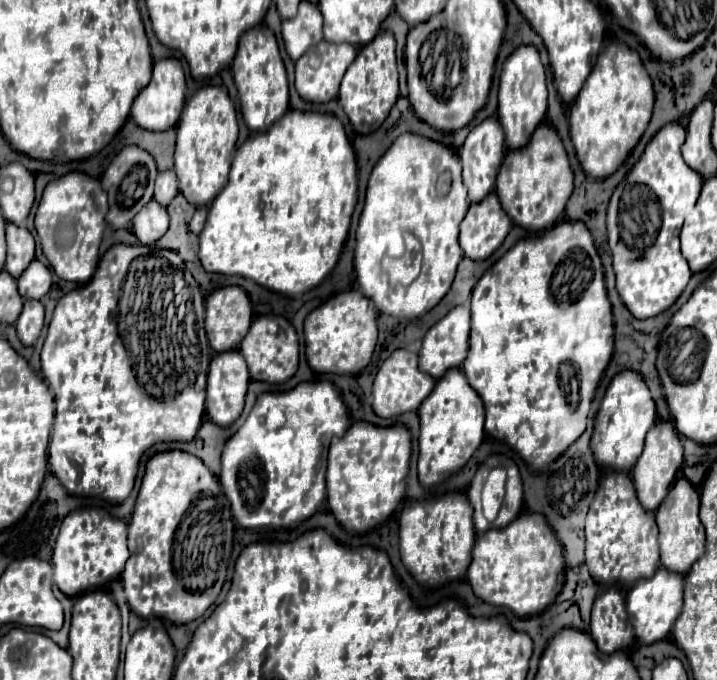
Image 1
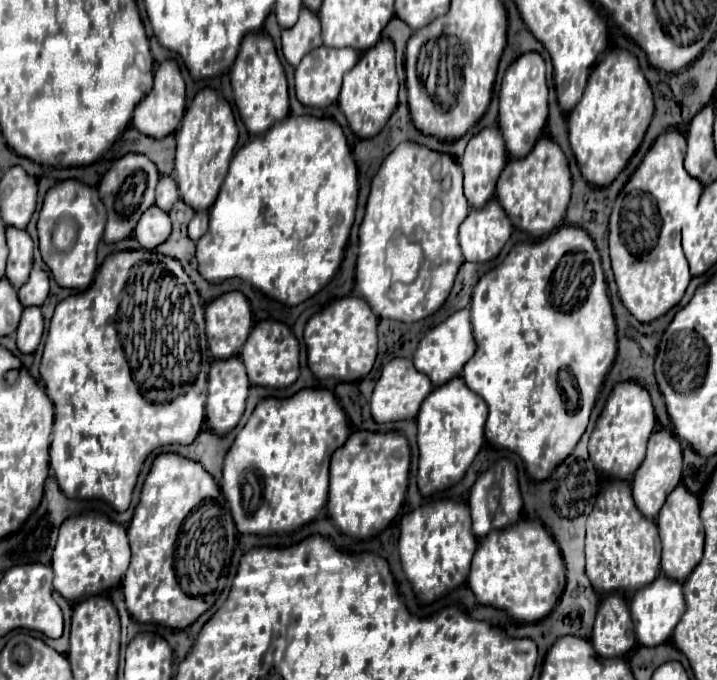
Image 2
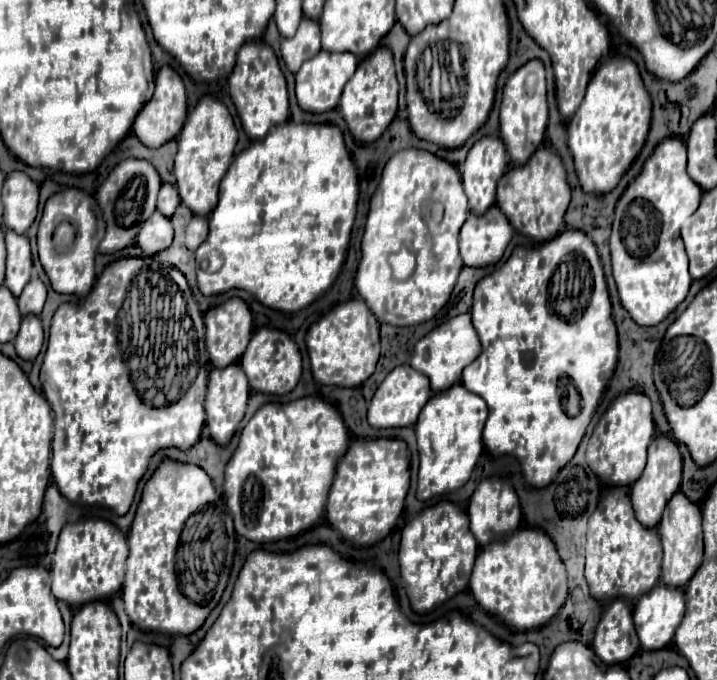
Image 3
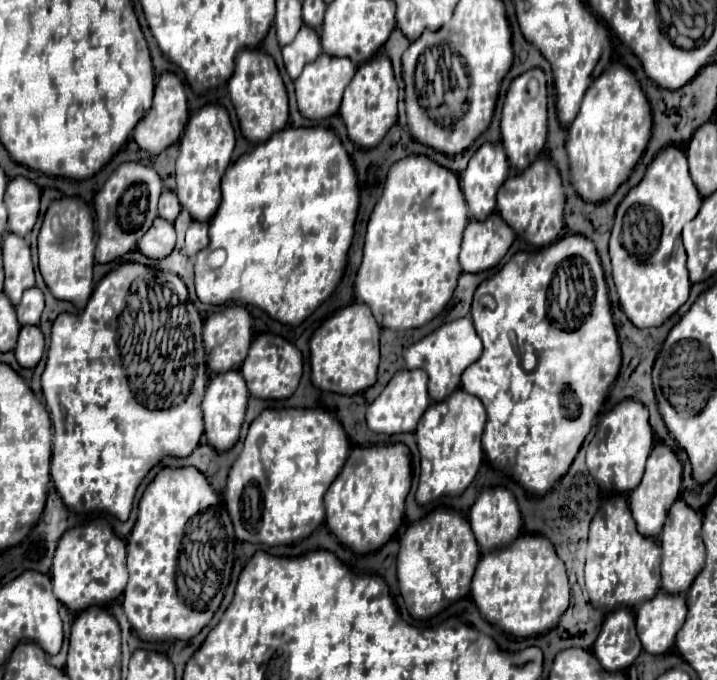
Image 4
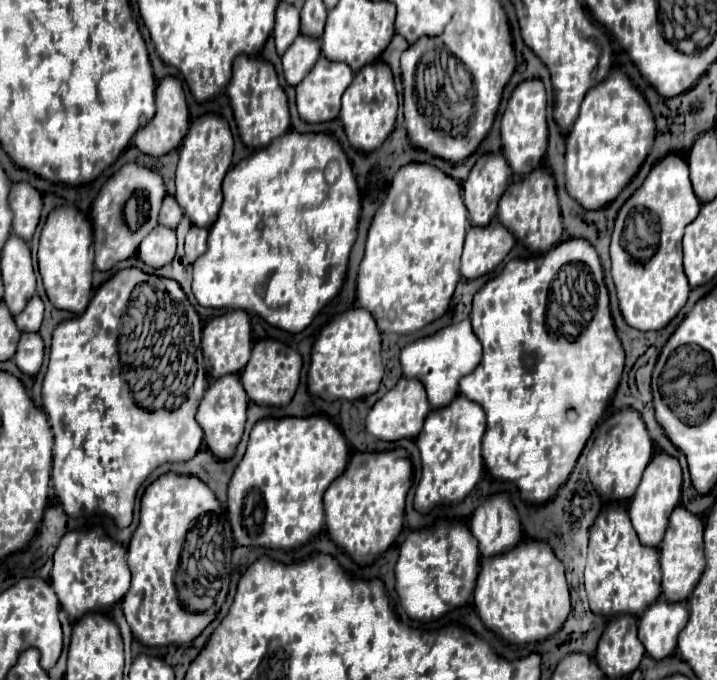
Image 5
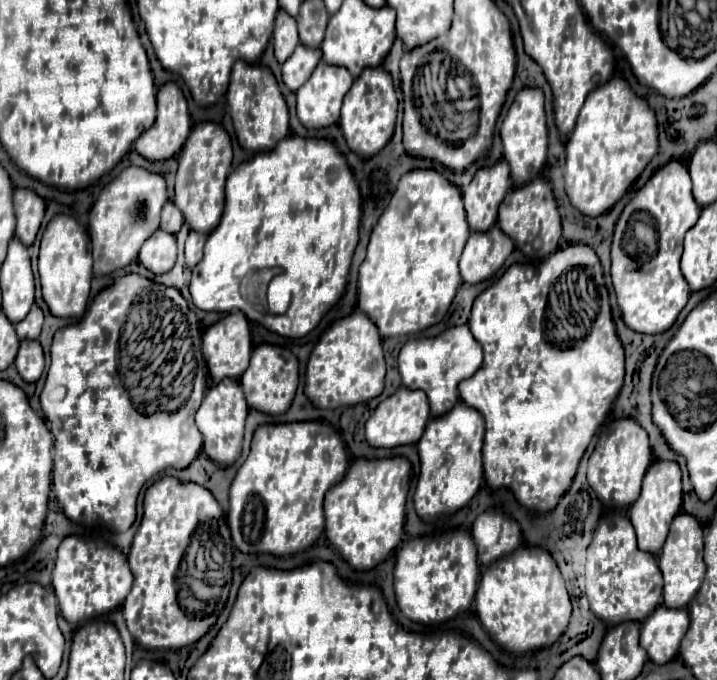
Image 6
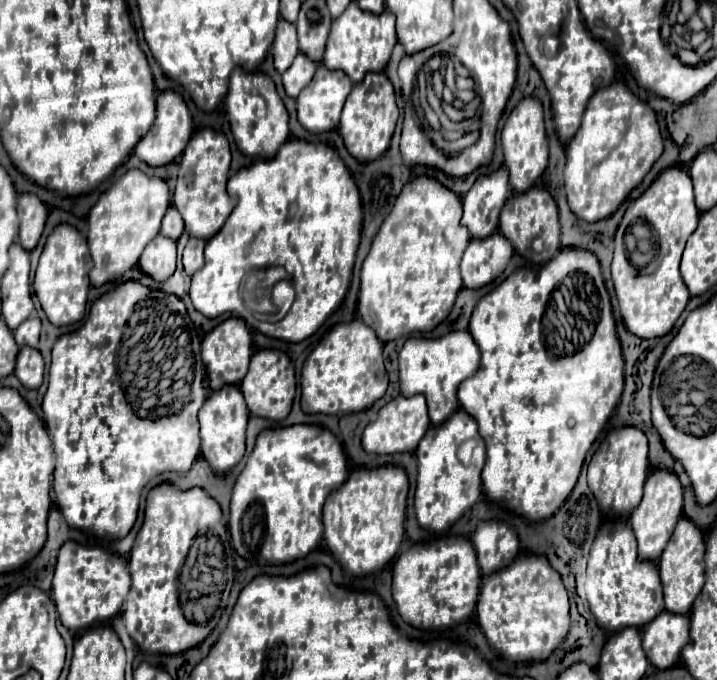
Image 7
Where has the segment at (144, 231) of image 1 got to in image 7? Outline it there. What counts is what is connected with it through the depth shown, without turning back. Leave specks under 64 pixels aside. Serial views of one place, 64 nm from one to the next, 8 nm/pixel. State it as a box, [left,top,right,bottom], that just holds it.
[138,234,176,280]

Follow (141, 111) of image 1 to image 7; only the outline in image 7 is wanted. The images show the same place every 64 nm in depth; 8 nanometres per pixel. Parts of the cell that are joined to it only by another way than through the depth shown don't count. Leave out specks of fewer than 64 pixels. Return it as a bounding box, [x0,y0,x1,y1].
[134,90,192,166]

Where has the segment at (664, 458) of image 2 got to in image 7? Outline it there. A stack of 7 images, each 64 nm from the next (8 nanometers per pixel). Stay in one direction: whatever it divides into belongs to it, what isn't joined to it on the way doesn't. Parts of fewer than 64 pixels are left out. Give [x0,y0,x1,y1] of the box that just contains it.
[630,470,682,560]

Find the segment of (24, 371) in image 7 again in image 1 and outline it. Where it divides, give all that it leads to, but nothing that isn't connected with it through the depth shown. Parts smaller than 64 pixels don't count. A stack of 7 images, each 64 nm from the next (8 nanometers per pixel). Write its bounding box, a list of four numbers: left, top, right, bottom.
[16,300,44,346]

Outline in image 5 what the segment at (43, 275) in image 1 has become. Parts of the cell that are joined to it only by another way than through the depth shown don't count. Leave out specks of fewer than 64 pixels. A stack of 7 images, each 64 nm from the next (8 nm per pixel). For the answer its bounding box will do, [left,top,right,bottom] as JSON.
[16,296,44,332]

